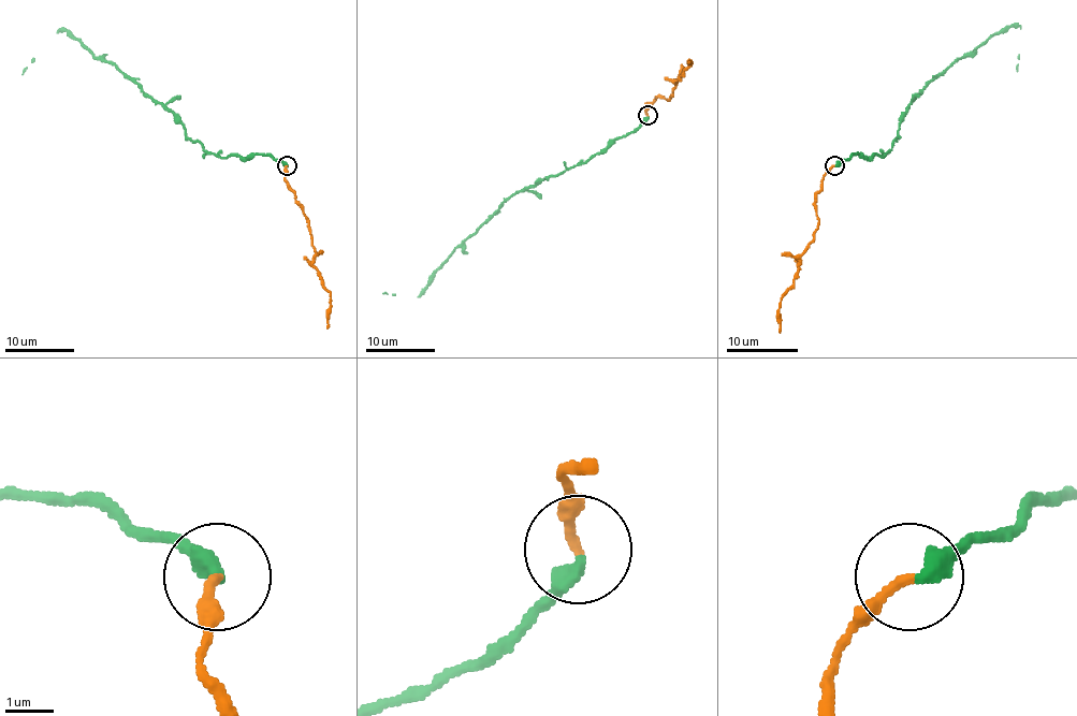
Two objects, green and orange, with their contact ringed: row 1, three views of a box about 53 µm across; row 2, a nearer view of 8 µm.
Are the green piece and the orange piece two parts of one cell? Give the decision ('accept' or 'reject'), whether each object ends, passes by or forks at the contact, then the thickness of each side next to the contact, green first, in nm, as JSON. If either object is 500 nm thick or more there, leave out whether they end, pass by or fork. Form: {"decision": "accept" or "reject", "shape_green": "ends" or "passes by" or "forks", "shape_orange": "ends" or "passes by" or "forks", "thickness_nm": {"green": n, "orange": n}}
{"decision": "accept", "shape_green": "ends", "shape_orange": "ends", "thickness_nm": {"green": 360, "orange": 220}}

